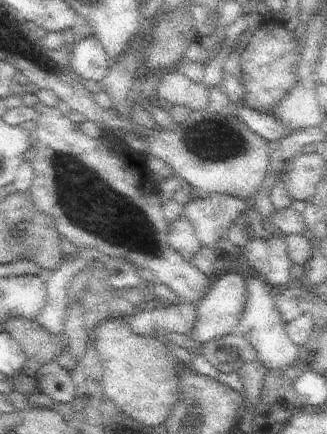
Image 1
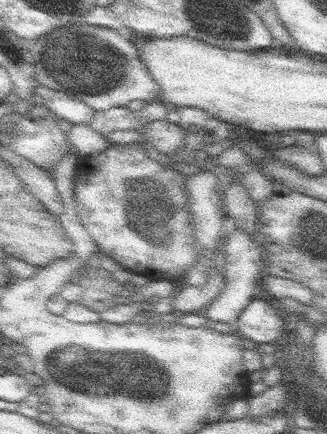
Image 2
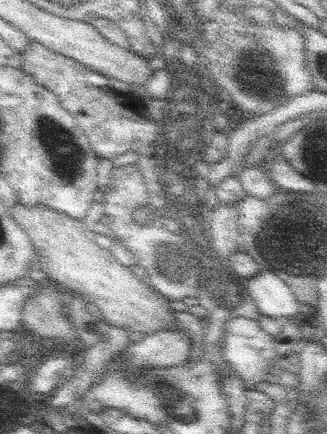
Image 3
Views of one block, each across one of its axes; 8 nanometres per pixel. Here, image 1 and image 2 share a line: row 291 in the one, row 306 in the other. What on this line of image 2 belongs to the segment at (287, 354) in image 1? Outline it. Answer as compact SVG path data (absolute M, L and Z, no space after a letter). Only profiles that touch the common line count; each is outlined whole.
M253 298L249 306L239 314L235 328L257 346L279 342L287 330L285 316L279 312L279 306L271 306L261 298Z

